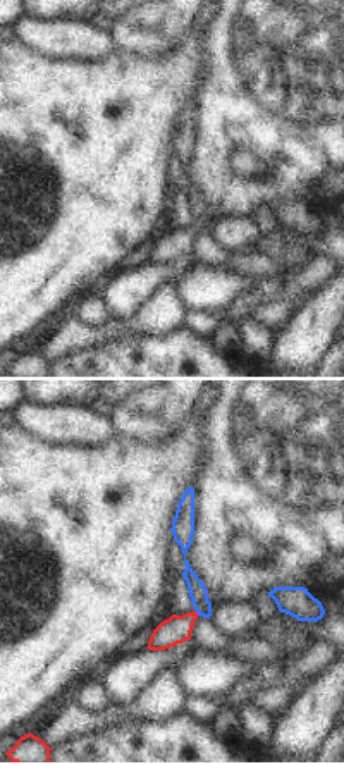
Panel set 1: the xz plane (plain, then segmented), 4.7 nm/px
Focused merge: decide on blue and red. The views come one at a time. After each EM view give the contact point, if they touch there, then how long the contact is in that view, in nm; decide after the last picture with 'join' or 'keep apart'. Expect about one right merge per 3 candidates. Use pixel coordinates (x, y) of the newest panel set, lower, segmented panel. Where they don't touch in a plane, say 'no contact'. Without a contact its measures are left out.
(196, 611) | 40 nm

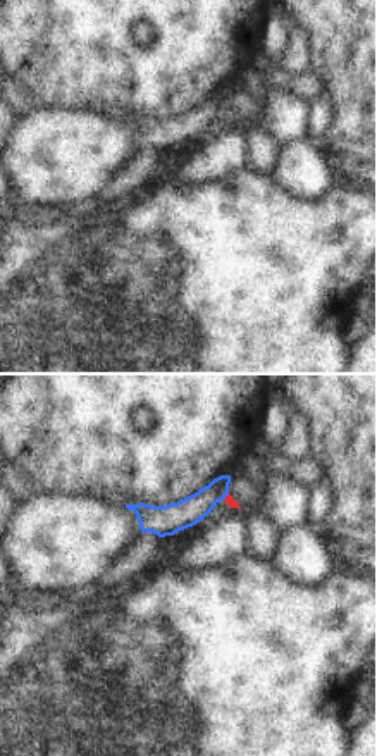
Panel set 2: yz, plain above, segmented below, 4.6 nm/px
(226, 495) | 50 nm

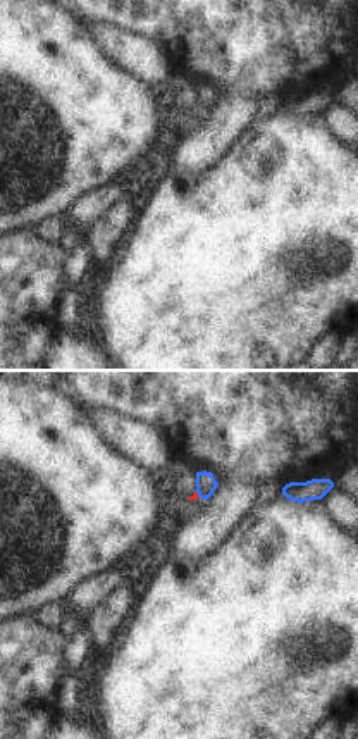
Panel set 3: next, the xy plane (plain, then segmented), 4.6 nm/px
(198, 495) | 40 nm

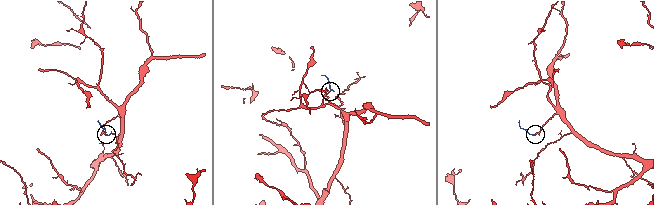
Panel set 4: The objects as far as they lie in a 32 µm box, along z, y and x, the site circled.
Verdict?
keep apart

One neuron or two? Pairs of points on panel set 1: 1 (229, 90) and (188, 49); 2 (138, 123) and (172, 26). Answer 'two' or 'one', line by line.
1: two
2: two

